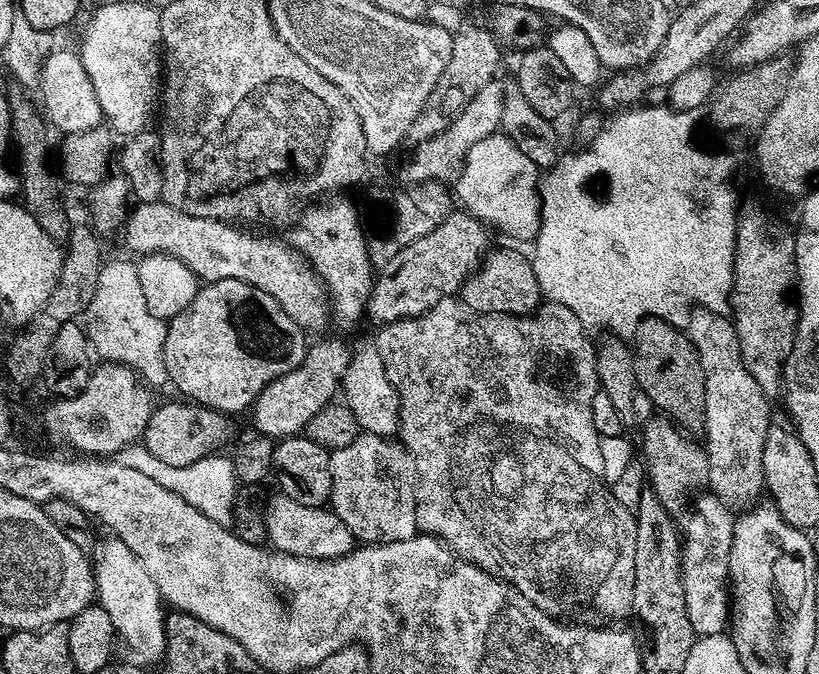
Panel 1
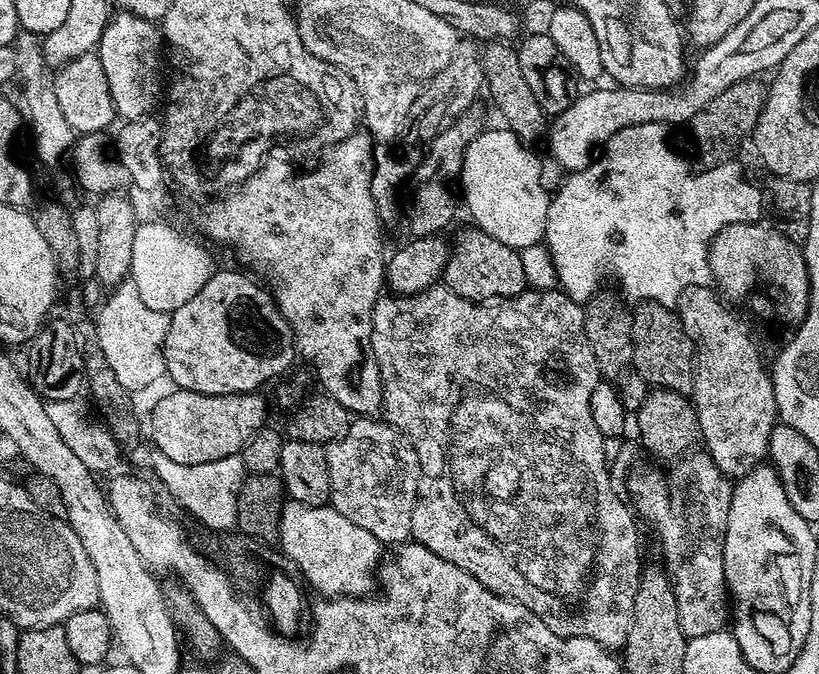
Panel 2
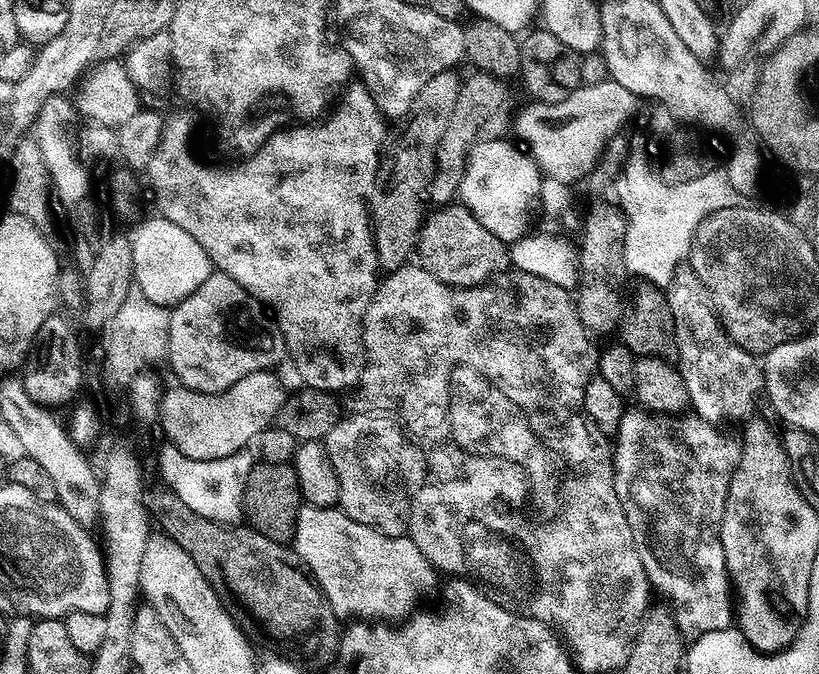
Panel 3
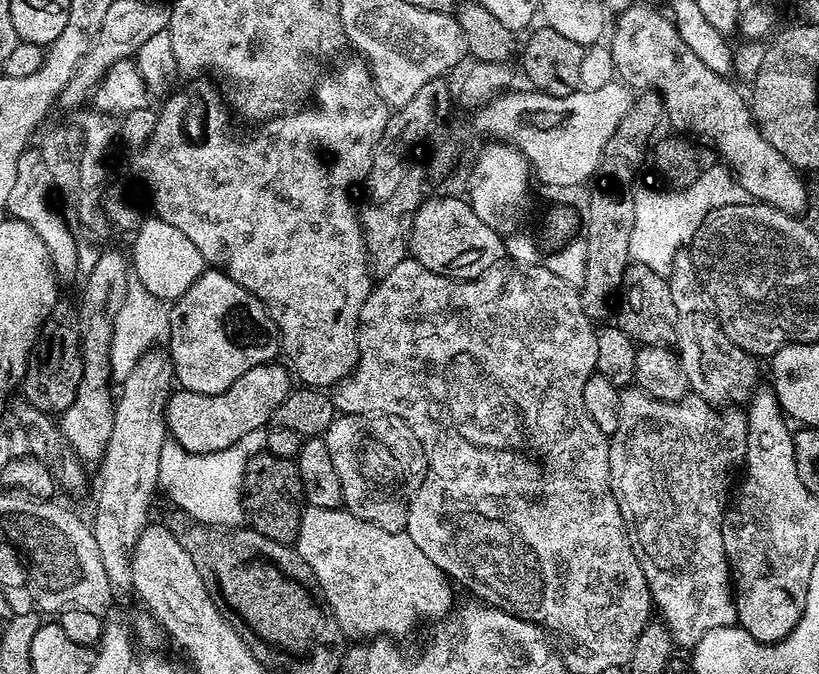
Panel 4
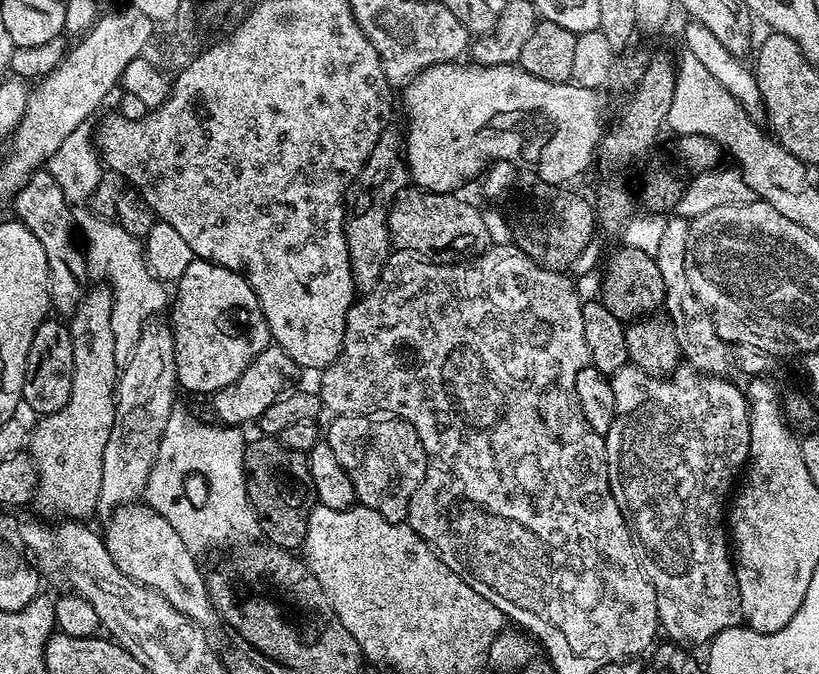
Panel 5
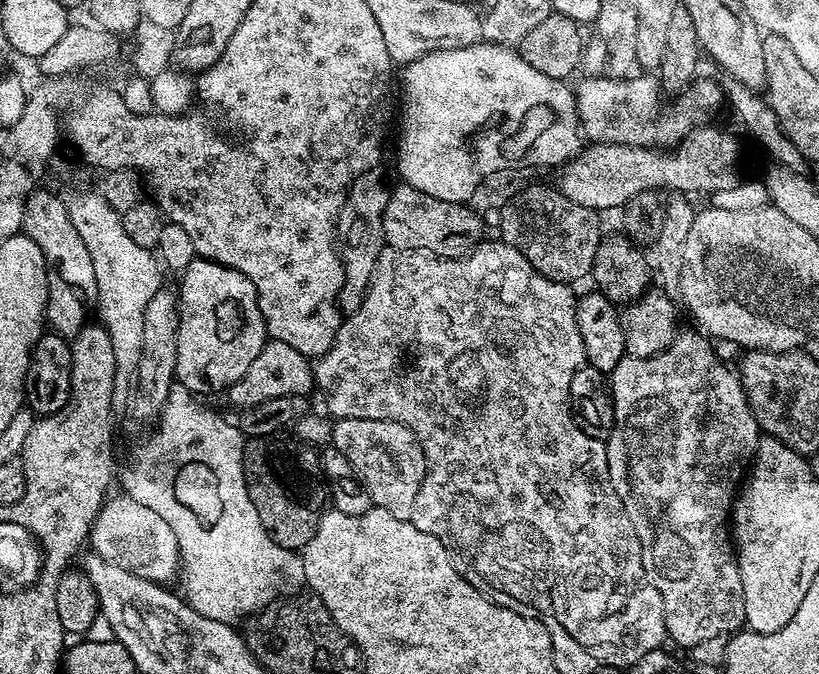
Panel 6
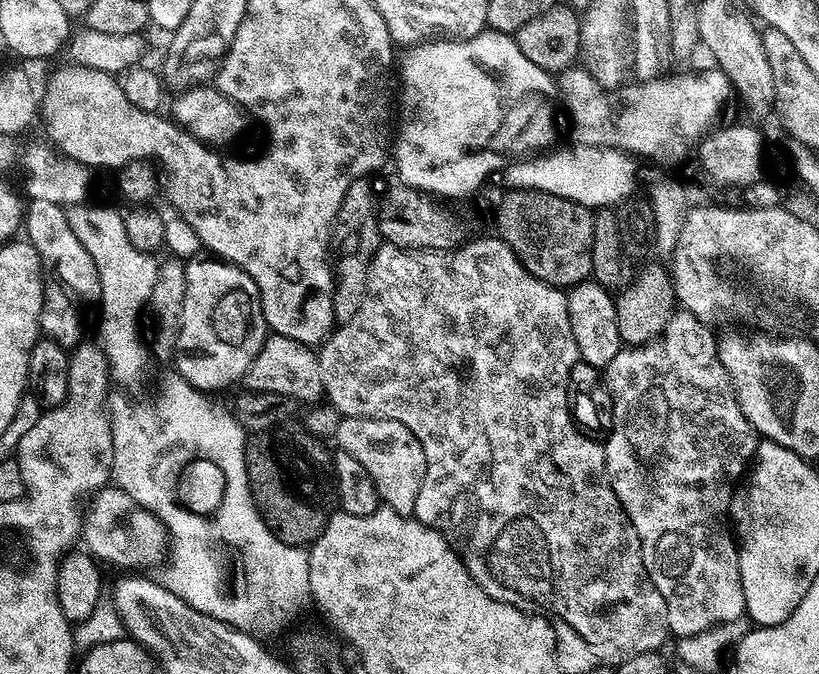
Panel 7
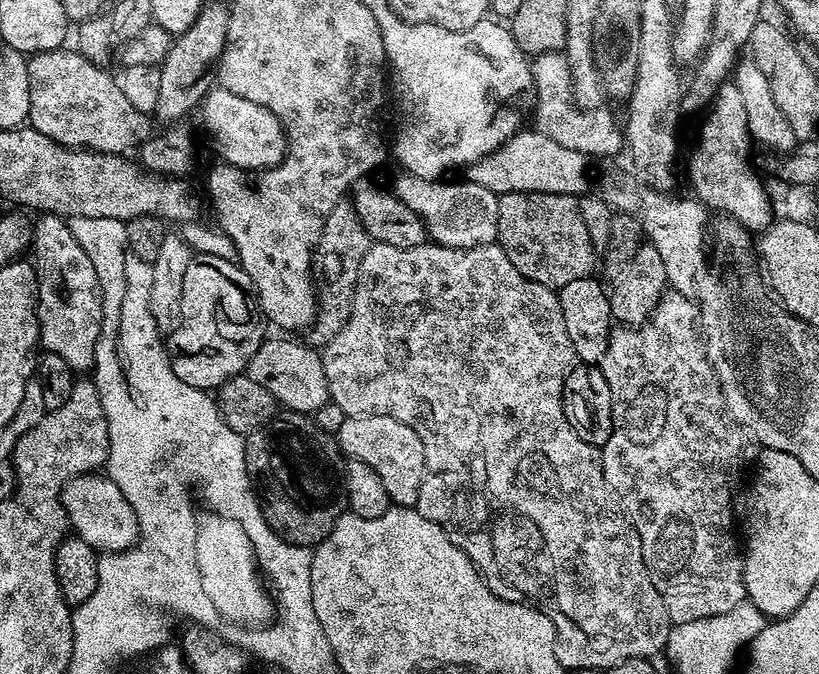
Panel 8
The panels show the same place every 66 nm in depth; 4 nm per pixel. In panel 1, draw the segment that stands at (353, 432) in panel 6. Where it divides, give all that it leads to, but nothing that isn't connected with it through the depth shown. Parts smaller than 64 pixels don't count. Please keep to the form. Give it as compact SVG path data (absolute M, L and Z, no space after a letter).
M362 434L350 446L331 449L331 511L365 545L402 542L417 535L416 462L403 443Z

